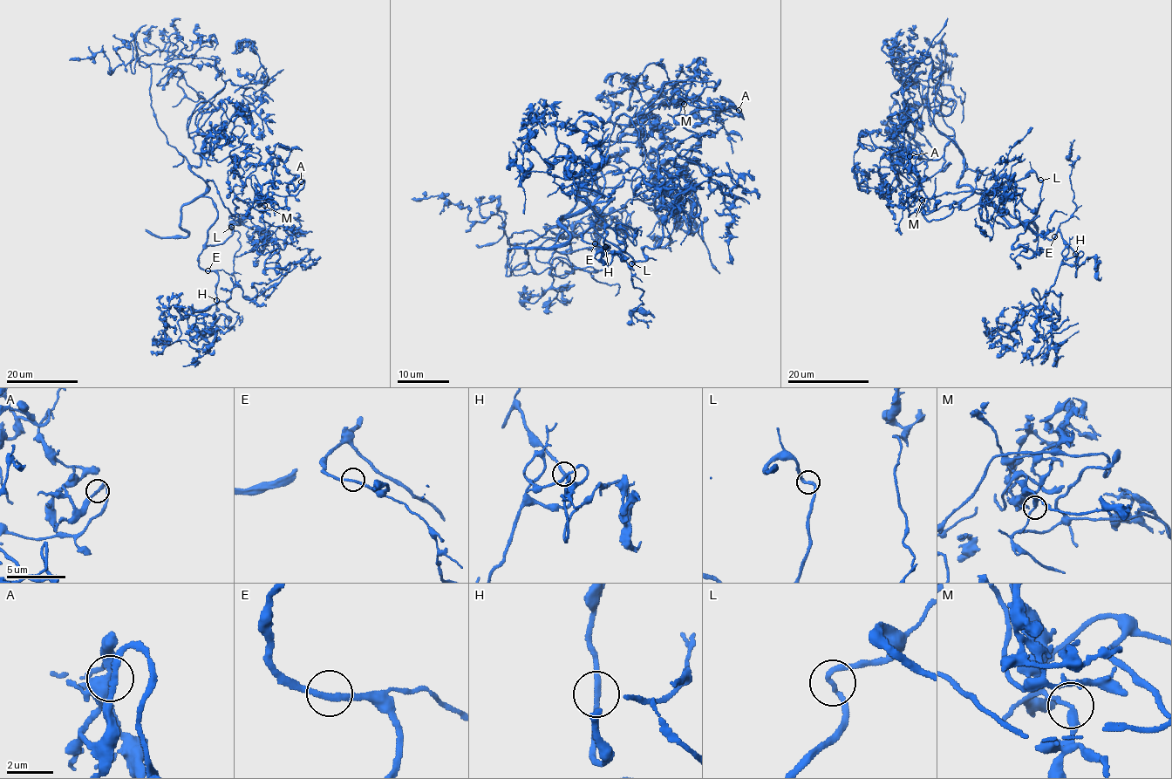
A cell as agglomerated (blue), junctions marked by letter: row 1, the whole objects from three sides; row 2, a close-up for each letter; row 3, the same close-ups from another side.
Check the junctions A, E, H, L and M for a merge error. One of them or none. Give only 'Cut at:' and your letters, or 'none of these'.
Cut at: none of these

